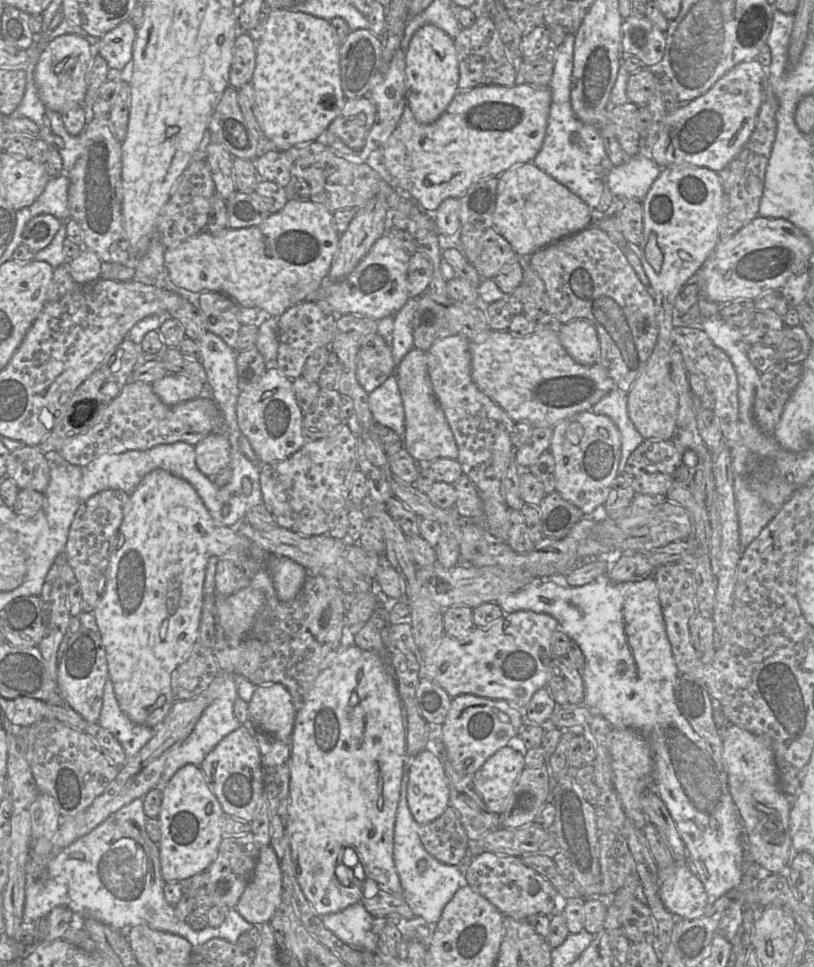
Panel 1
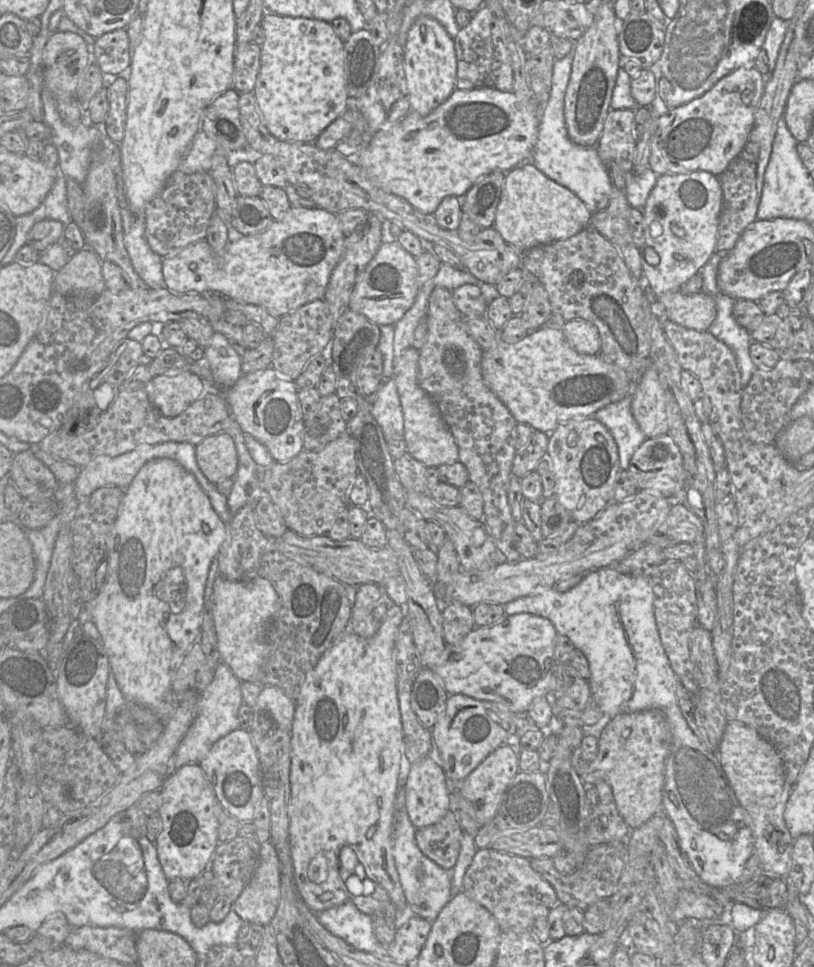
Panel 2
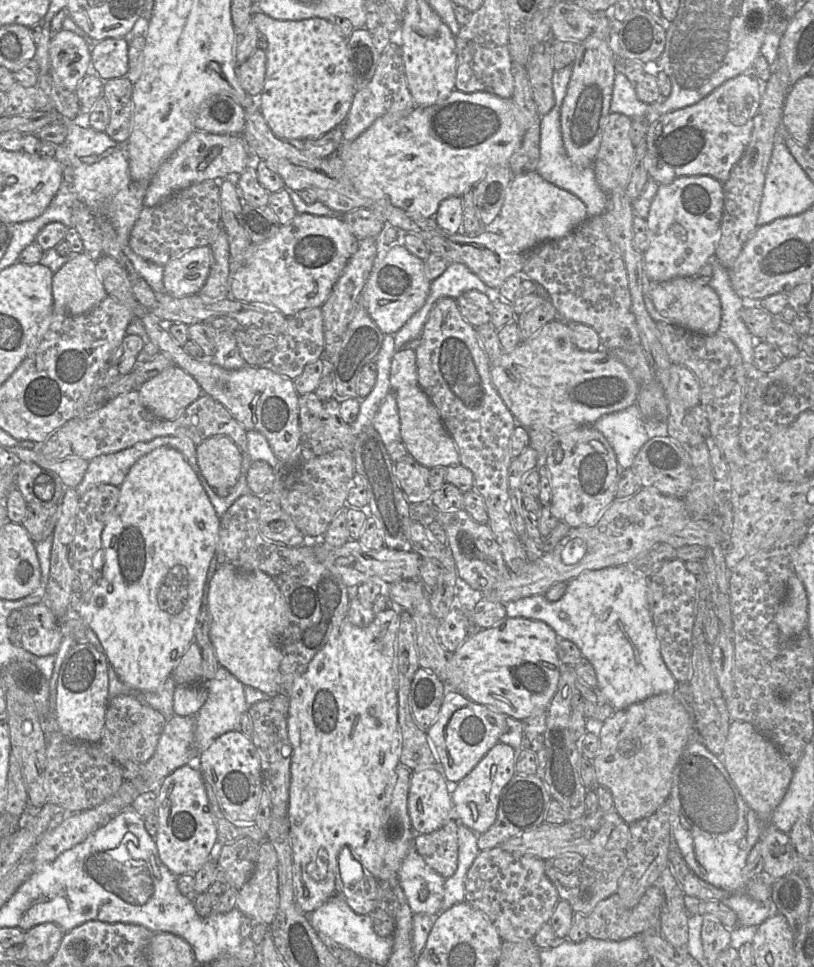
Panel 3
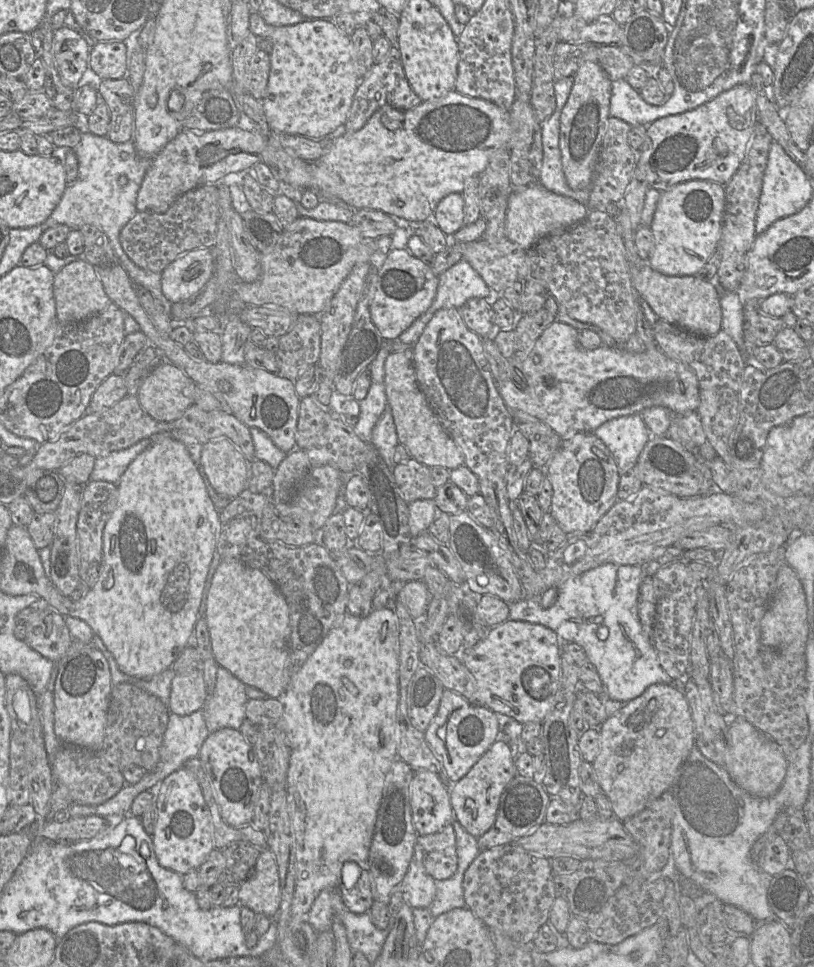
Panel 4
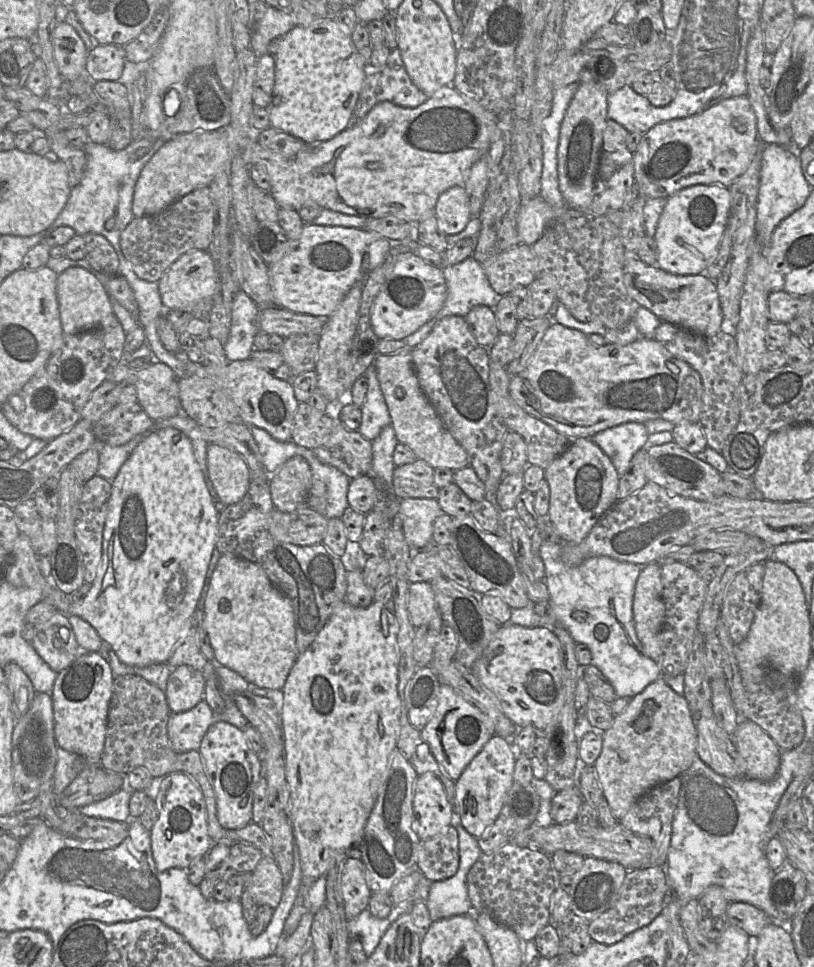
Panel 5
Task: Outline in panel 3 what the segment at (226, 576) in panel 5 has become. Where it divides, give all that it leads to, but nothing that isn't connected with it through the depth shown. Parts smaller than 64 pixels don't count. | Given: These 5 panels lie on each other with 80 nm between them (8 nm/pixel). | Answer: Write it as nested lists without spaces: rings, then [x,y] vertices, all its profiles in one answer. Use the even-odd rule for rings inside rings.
[[[220,564],[210,582],[208,610],[210,640],[219,666],[226,668],[243,685],[259,689],[270,697],[276,696],[286,603],[273,579],[260,570],[241,570],[230,564]]]

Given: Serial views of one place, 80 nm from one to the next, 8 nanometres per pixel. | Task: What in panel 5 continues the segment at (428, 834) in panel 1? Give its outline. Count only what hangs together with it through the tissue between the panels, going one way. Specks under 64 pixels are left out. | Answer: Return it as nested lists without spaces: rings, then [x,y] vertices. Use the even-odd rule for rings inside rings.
[[[452,825],[432,838],[420,840],[416,867],[428,880],[451,878],[458,871],[459,861],[458,833]]]

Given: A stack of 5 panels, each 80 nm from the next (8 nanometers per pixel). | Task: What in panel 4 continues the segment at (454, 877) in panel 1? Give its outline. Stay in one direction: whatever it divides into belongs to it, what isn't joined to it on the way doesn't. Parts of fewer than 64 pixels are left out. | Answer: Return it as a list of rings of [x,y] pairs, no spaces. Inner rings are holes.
[[[415,858],[402,881],[404,902],[412,909],[429,909],[436,895],[435,880]]]

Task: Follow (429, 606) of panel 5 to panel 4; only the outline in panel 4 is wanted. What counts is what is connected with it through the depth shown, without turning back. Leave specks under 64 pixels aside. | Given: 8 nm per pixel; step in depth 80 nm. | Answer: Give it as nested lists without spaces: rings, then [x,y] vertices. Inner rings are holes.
[[[411,580],[408,582],[401,581],[391,581],[391,586],[389,587],[389,599],[396,599],[396,596],[399,592],[399,599],[405,604],[408,612],[415,620],[415,625],[417,629],[417,623],[422,622],[422,619],[425,618],[425,614],[428,610],[428,605],[432,599],[432,594],[430,593],[427,585],[423,580]]]

